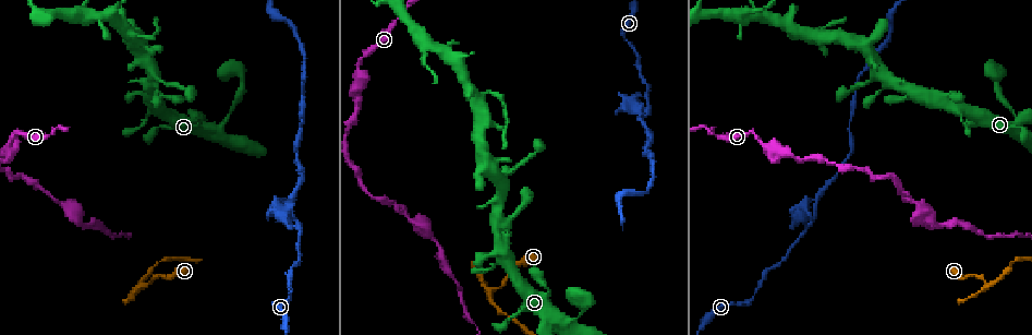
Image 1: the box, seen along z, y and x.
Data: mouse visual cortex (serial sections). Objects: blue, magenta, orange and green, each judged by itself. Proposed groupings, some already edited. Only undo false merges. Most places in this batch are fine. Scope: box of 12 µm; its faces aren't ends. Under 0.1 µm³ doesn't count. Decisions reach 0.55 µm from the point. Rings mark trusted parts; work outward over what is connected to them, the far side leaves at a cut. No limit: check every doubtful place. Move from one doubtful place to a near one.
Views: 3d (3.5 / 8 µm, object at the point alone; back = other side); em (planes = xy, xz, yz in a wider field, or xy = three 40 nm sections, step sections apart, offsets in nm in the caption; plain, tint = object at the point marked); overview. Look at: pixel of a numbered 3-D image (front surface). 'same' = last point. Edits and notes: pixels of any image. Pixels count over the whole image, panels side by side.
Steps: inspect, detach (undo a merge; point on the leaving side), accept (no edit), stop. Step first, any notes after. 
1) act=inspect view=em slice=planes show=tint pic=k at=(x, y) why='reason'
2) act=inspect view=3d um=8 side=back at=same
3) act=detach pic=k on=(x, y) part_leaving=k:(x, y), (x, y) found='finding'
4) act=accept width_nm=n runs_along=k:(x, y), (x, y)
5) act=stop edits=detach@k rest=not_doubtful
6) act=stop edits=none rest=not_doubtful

act=inspect view=3d um=8 pic=1 at=(302, 229)

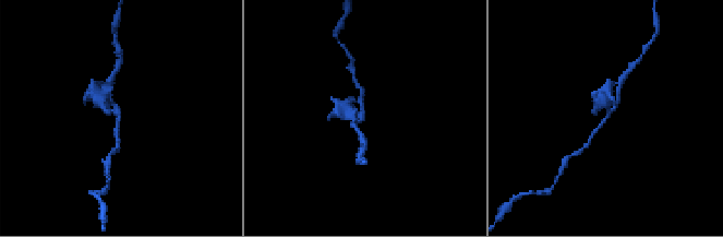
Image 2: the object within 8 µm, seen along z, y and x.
act=inspect view=em slice=xy step=5 show=tint pic=2 at=(118, 115)

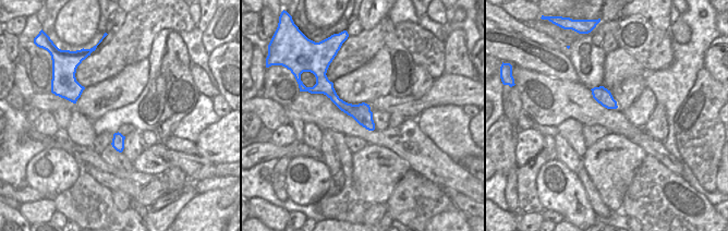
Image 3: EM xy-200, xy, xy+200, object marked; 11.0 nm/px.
act=accept runs_along=2:(590, 140), (615, 107), (619, 87) found='continuous, no second cell'

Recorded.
act=inspect view=3d um=8 side=back pic=1 at=(938, 224) why='sharp bend'

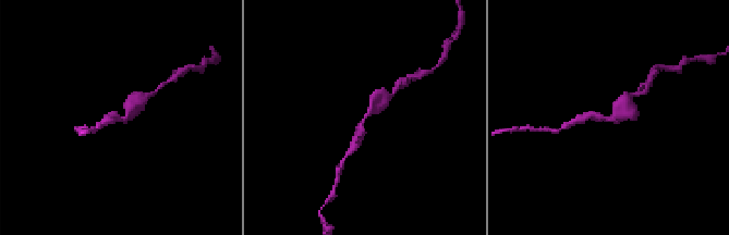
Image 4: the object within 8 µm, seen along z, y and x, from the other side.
act=inspect view=3d um=3.5 side=back pic=4 at=(122, 121) why='zoom in'

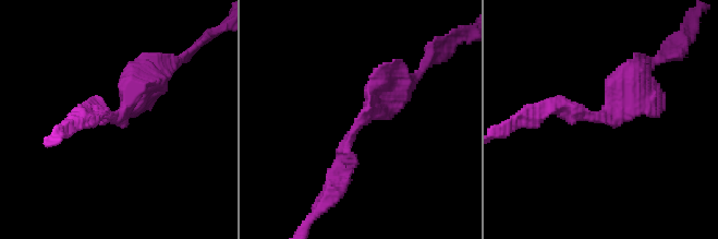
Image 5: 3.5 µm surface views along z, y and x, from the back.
act=inspect view=em slice=planes show=tint pic=5 at=(118, 118)

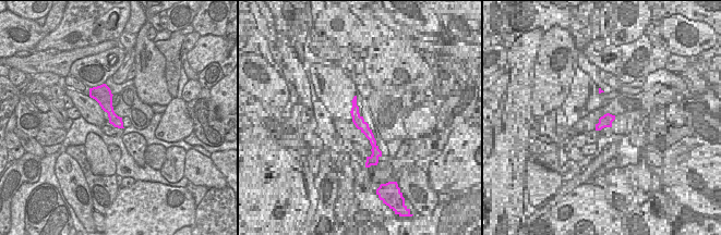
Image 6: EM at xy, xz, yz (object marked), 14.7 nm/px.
act=accept runs_along=5:(398, 85), (357, 124), (331, 180) found='one cell here'

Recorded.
act=inspect view=em slice=xy step=3 show=tint pic=1 at=(496, 288)

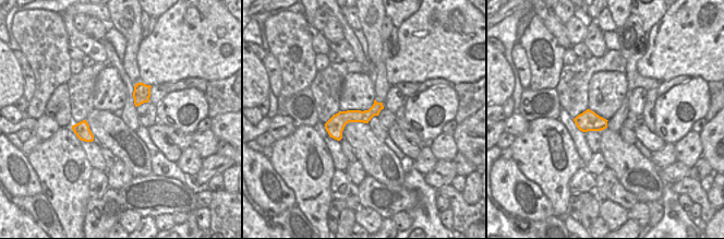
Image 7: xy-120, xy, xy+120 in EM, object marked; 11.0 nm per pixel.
act=inspect view=3d um=3.5 at=same why='see where the arms go'

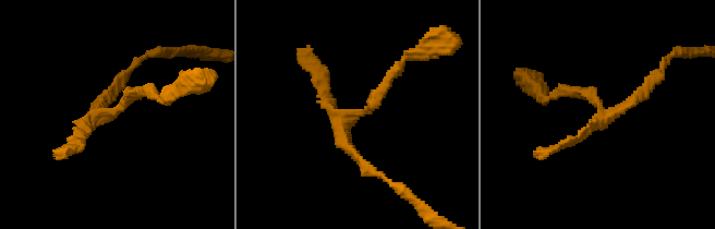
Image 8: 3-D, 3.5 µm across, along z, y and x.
act=accept found='one cell here'

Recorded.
act=stop edits=none rest=not_doubtful

